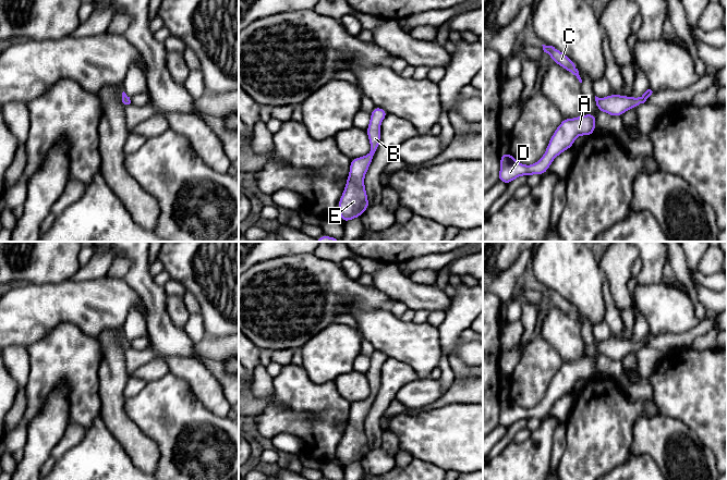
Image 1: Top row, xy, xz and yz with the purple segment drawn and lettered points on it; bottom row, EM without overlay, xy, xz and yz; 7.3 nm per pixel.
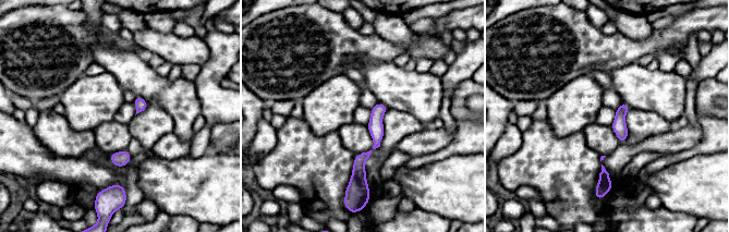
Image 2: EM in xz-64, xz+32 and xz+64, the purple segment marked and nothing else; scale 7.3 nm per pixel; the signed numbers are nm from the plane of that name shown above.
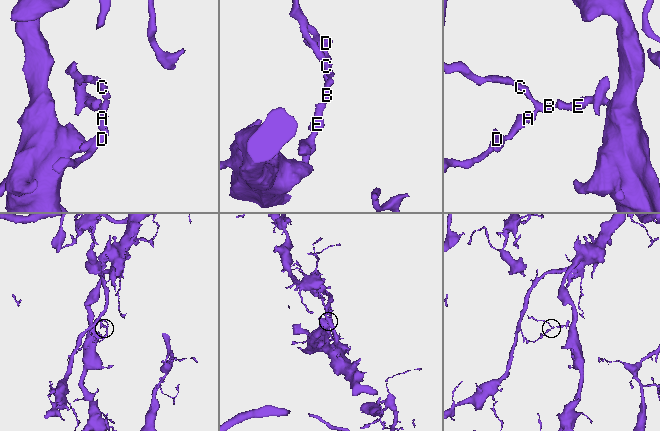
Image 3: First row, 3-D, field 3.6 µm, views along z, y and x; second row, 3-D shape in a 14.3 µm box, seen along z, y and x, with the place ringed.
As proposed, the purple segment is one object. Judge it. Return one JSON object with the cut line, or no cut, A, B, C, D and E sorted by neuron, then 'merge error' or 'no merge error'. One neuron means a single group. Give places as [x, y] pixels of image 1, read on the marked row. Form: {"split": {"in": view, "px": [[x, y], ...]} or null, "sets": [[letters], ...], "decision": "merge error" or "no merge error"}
{"split": null, "sets": [["A", "B", "C", "D", "E"]], "decision": "no merge error"}

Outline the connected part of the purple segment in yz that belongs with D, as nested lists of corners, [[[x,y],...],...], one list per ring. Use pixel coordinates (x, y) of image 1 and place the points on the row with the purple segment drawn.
[[[597,114],[566,119],[554,132],[543,157],[532,165],[524,165],[518,162],[510,152],[500,155],[500,171],[498,182],[509,185],[518,176],[543,175],[549,169],[553,160],[561,152],[571,148],[579,135],[591,136],[595,132]]]

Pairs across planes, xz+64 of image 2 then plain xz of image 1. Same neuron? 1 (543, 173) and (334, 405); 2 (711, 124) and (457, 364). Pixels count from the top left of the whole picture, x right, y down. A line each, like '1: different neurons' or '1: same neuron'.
1: same neuron
2: different neurons

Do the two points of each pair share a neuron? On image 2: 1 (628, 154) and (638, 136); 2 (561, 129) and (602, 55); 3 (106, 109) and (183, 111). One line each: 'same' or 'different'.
1: different
2: different
3: different

